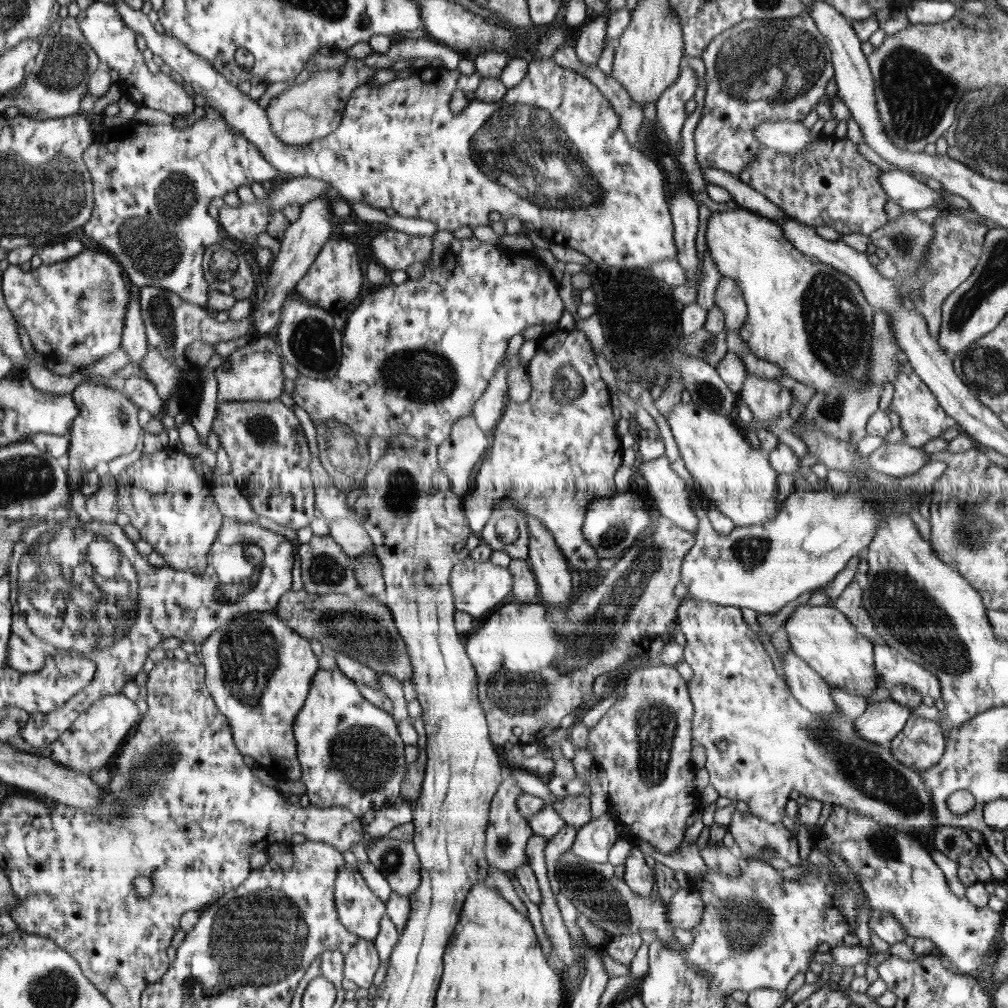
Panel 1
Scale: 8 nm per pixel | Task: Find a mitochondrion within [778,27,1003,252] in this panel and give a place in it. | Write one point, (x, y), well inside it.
(918, 97)

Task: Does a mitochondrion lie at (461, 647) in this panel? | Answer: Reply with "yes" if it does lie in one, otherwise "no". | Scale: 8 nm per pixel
no

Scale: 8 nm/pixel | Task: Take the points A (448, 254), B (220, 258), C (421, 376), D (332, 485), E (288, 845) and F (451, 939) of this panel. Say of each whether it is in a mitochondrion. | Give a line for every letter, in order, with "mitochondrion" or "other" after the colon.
A: other
B: mitochondrion
C: mitochondrion
D: other
E: other
F: other

